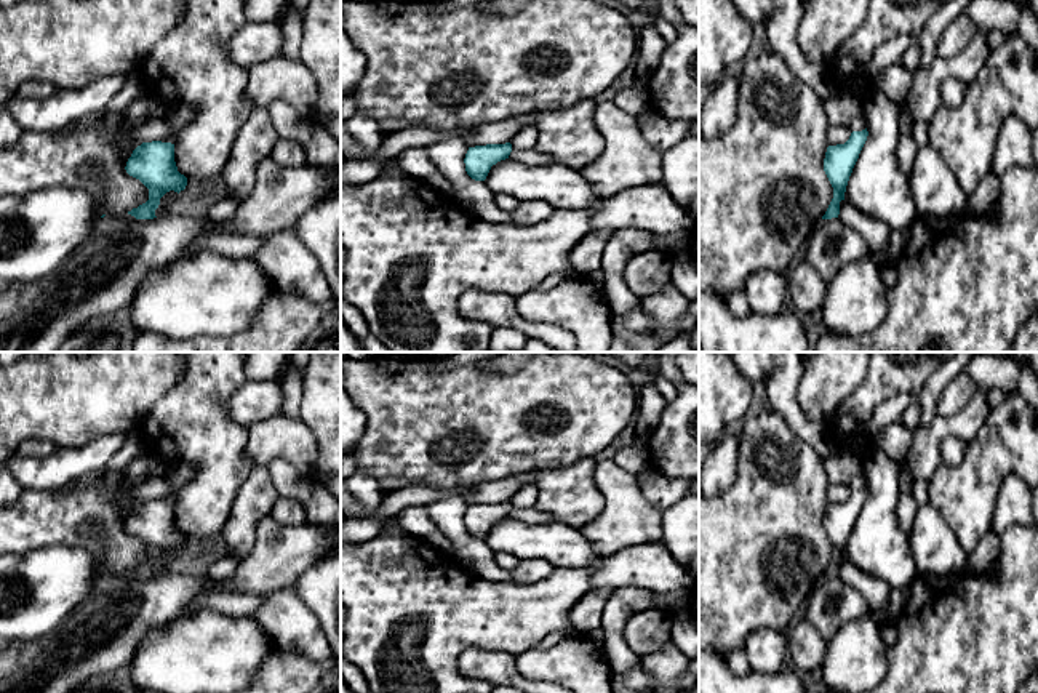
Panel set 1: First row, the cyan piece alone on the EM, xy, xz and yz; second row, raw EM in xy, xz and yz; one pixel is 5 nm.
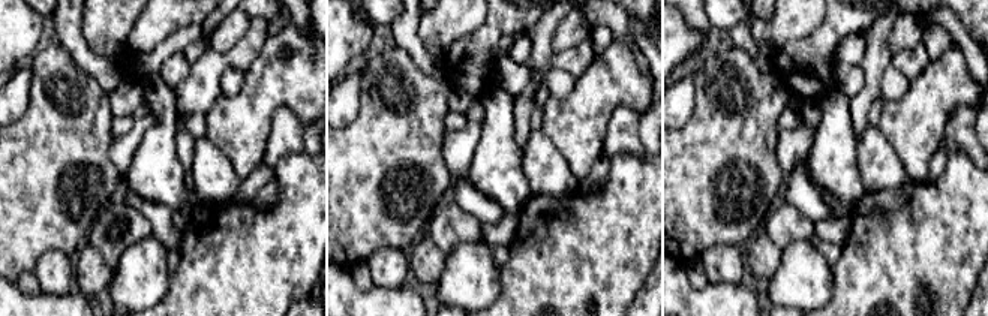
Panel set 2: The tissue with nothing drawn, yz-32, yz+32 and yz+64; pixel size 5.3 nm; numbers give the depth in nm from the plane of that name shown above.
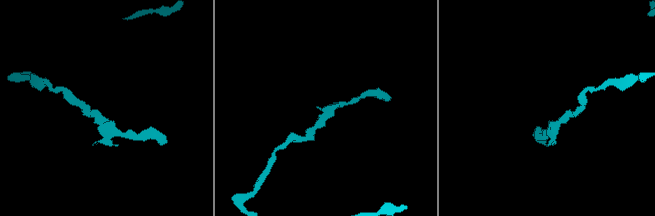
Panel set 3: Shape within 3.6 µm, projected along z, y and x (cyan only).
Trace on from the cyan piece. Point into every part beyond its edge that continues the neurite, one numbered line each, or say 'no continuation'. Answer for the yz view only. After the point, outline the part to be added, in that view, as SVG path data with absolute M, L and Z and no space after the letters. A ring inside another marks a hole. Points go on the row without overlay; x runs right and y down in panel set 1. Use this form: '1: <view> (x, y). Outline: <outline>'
no continuation

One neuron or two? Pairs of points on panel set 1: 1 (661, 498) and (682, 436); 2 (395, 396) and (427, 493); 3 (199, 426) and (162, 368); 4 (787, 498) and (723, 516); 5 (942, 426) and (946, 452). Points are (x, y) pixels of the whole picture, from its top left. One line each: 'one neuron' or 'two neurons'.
1: two neurons
2: two neurons
3: two neurons
4: one neuron
5: two neurons

